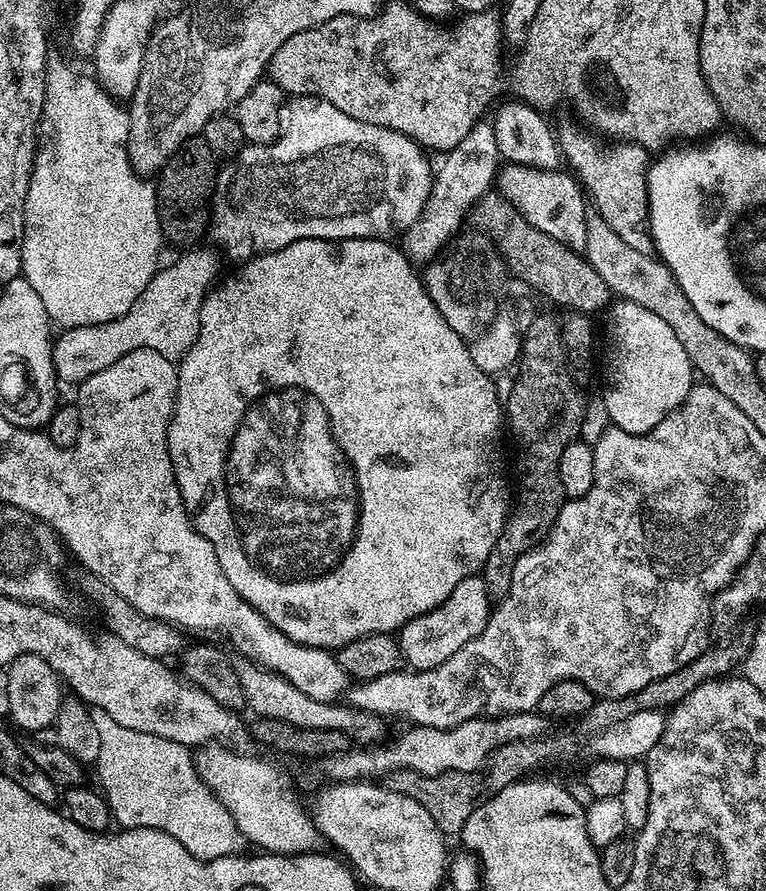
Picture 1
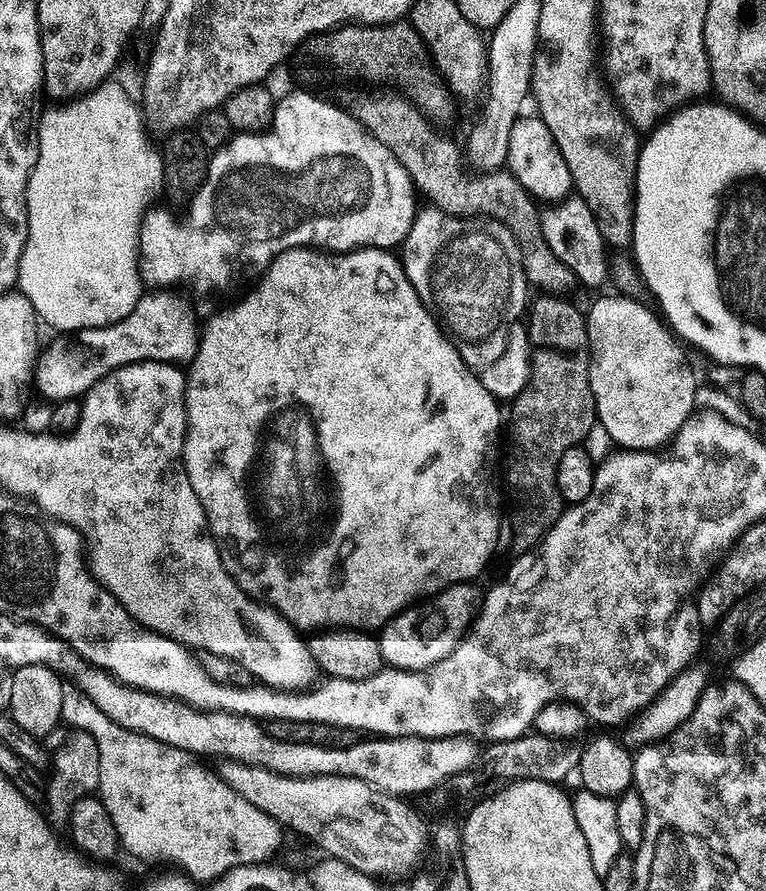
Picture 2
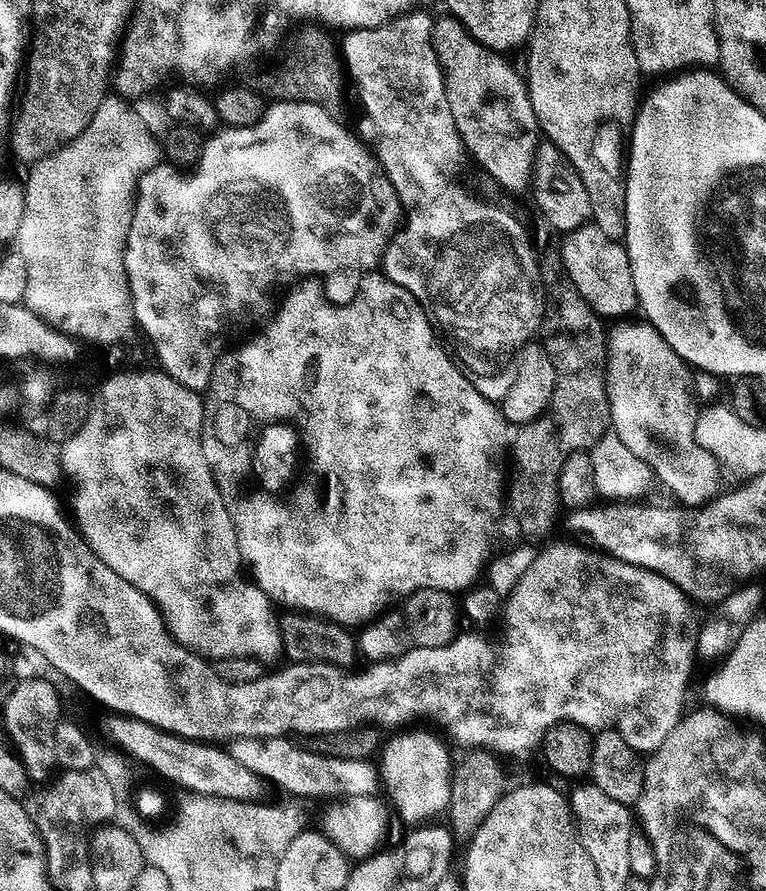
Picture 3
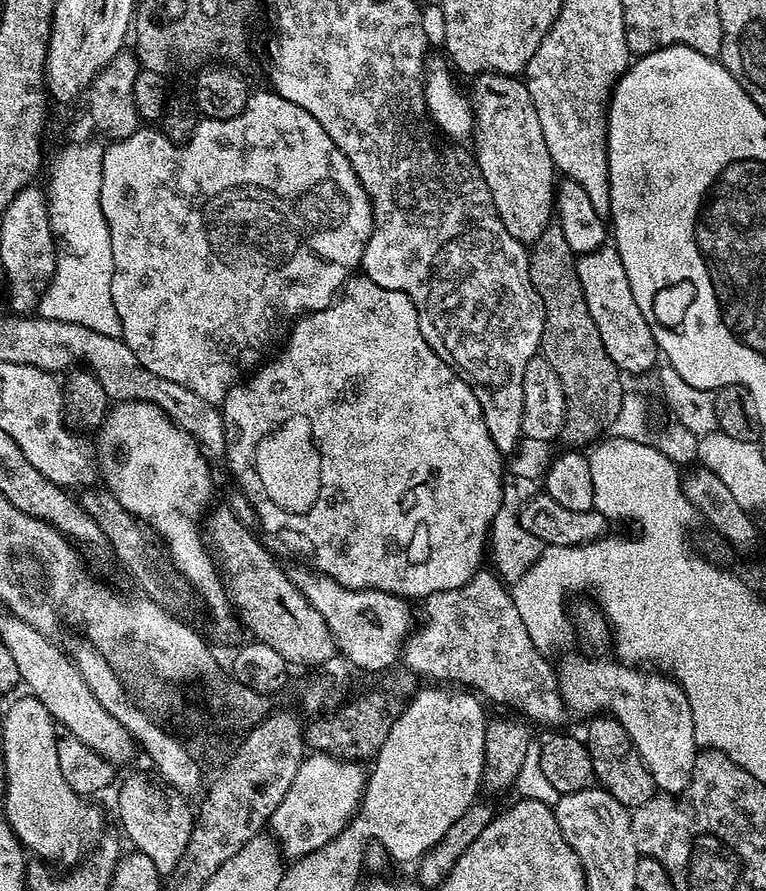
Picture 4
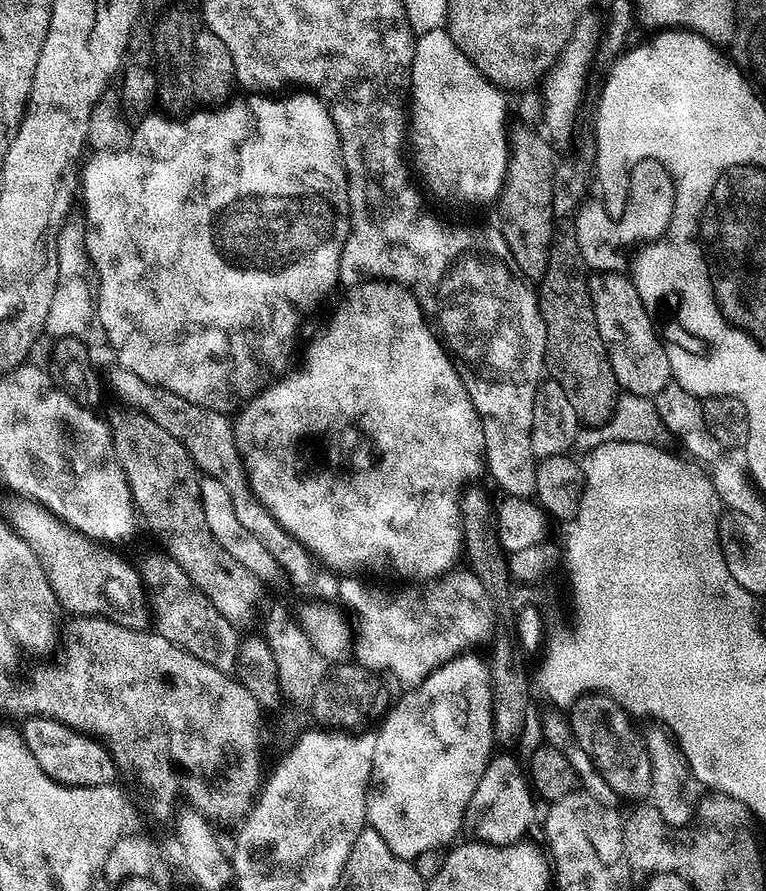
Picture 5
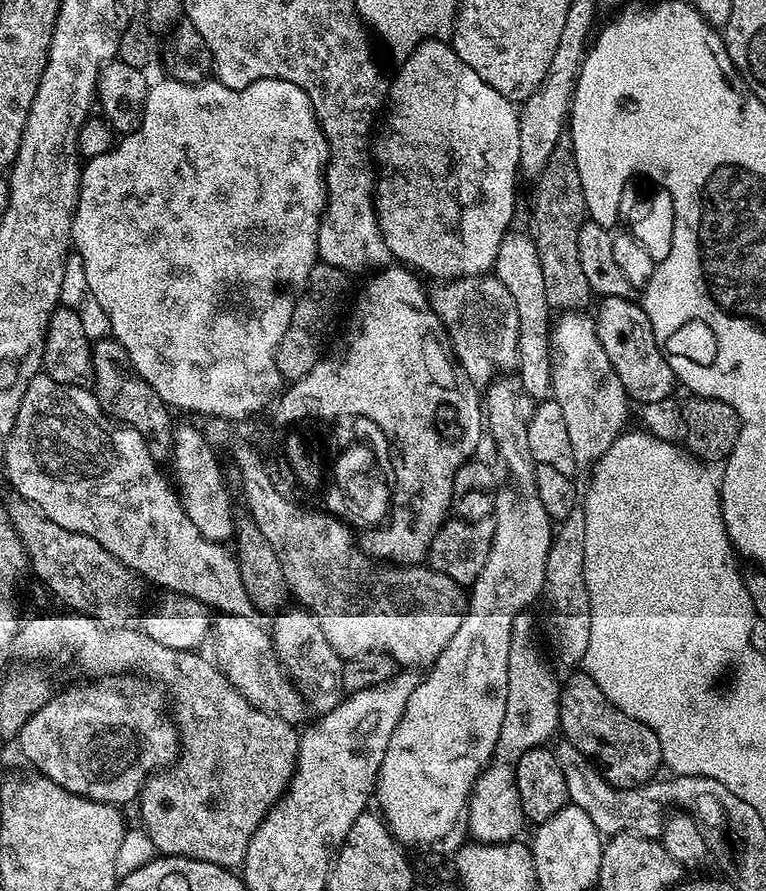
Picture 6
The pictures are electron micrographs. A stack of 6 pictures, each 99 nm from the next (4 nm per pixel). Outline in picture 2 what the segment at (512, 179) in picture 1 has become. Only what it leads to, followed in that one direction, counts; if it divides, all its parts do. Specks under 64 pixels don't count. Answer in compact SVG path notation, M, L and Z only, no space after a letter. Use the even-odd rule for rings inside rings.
M569 198L557 206L545 207L540 217L540 225L552 253L572 271L573 277L579 283L581 280L588 288L600 288L608 278L610 280L610 248L604 243L602 230L598 230L598 222L585 200Z

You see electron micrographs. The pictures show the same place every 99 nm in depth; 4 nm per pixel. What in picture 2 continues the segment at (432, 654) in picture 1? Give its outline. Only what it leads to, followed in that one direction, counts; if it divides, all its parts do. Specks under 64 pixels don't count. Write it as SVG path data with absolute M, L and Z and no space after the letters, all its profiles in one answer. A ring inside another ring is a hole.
M473 583L452 584L441 589L434 599L425 599L409 605L404 611L393 616L379 629L378 639L382 658L389 668L401 668L404 672L421 672L446 658L458 646L465 632L472 627L482 602L481 593ZM431 600L435 600L434 604Z

